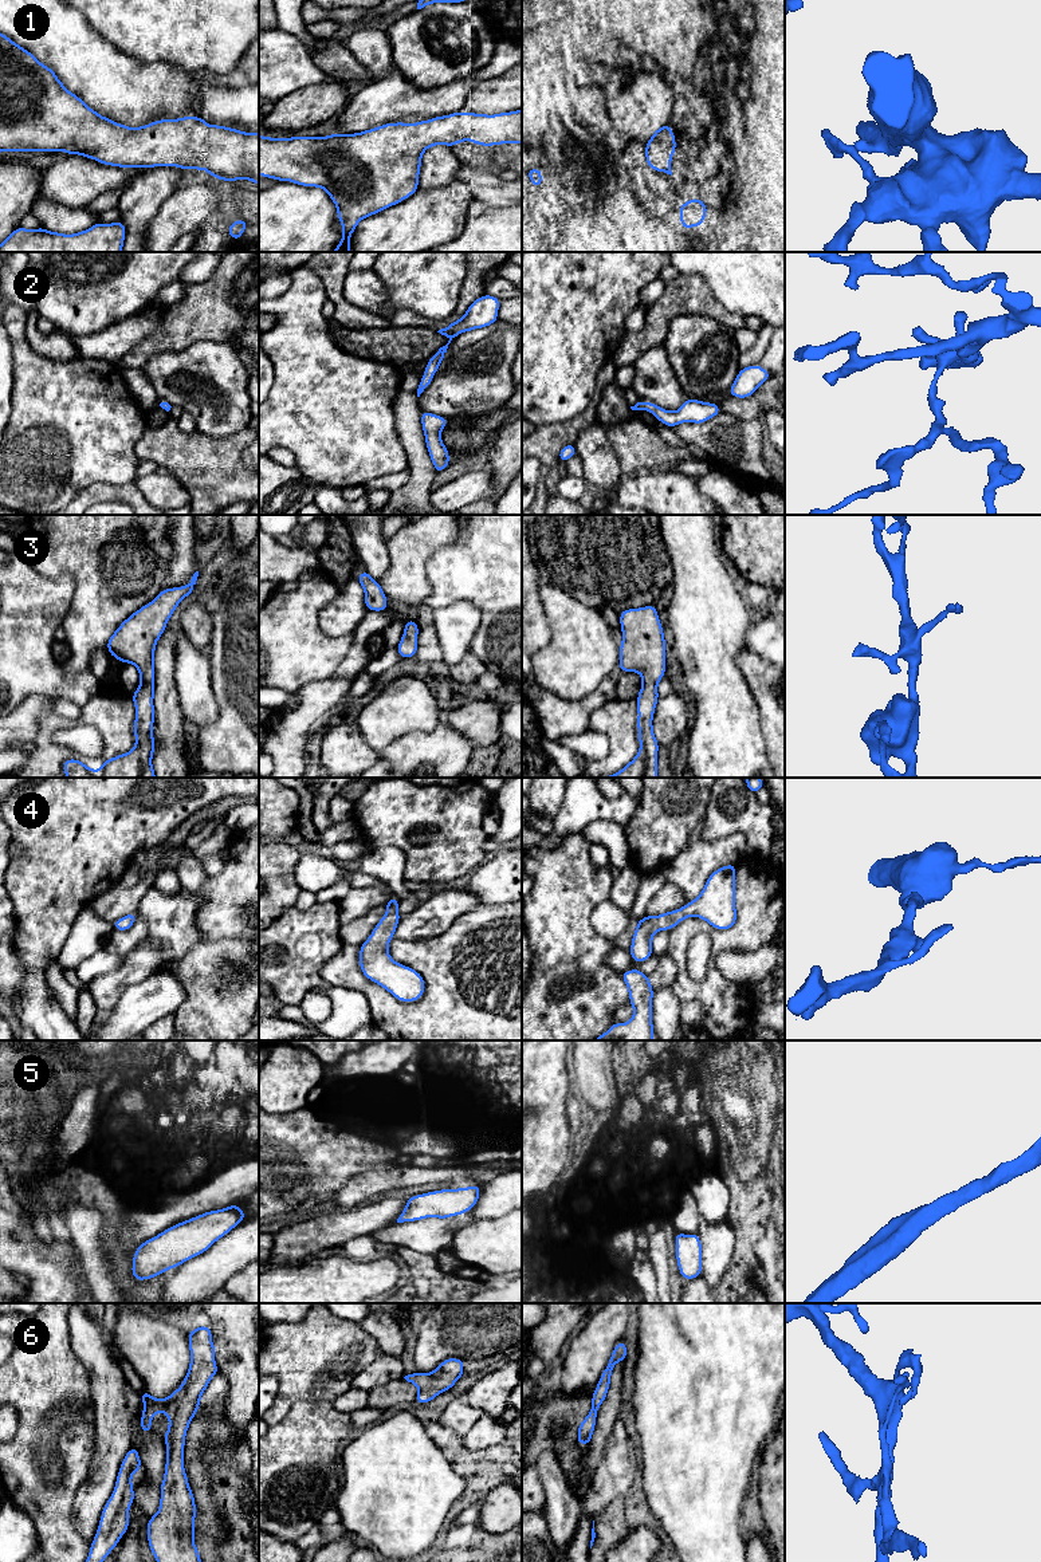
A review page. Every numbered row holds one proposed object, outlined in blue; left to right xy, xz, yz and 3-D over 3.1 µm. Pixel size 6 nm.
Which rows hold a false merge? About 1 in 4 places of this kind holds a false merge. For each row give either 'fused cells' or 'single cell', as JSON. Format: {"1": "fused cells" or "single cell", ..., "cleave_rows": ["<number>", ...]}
{"1": "single cell", "2": "single cell", "3": "single cell", "4": "single cell", "5": "single cell", "6": "single cell", "cleave_rows": []}

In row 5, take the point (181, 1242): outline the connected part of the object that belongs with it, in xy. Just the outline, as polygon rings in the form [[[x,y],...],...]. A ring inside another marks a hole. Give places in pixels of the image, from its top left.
[[[232,1204],[172,1225],[138,1246],[133,1255],[131,1274],[140,1282],[176,1268],[205,1252],[243,1220],[245,1215],[241,1207]]]

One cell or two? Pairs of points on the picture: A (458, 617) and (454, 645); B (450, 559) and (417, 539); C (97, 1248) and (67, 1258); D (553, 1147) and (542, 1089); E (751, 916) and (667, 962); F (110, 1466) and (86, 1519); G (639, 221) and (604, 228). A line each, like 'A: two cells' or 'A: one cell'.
A: one cell
B: two cells
C: two cells
D: one cell
E: two cells
F: one cell
G: two cells

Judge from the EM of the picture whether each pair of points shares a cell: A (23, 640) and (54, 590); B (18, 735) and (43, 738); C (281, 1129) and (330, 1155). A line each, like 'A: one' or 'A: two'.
A: one
B: two
C: one

